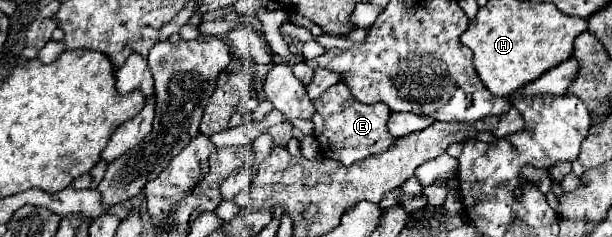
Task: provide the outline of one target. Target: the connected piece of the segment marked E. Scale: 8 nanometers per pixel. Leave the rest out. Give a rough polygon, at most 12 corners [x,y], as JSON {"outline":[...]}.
{"outline":[[341,82],[315,100],[325,156],[351,166],[385,152],[385,104],[361,104]]}

